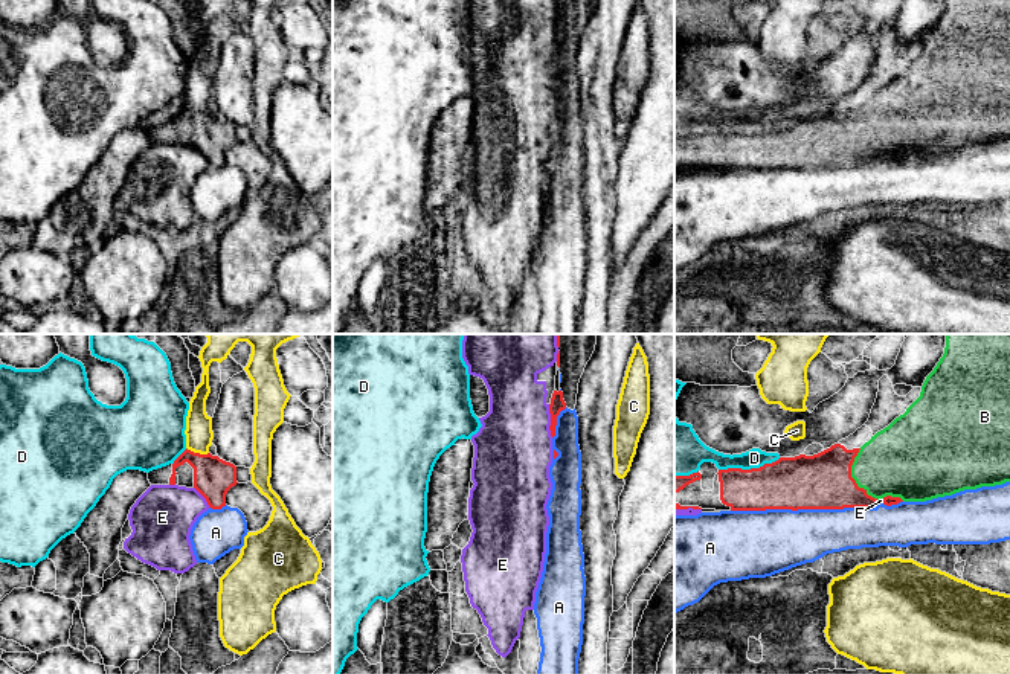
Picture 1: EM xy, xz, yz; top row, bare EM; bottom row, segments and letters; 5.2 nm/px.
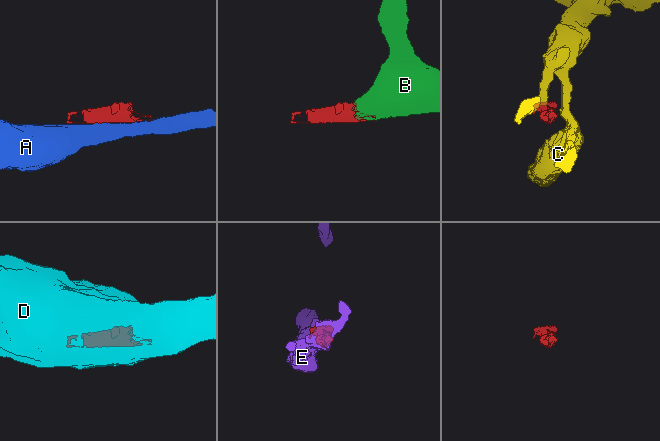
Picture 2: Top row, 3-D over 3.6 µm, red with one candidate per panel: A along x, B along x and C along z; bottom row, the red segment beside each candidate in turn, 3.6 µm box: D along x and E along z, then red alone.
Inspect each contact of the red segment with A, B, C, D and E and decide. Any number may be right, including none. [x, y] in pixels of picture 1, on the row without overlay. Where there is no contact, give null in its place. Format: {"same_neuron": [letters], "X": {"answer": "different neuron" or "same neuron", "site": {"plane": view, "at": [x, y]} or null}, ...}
{"same_neuron": ["B"], "A": {"answer": "different neuron", "site": {"plane": "yz", "at": [804, 166]}}, "B": {"answer": "same neuron", "site": {"plane": "yz", "at": [852, 136]}}, "C": {"answer": "different neuron", "site": {"plane": "xy", "at": [197, 112]}}, "D": {"answer": "different neuron", "site": {"plane": "yz", "at": [751, 127]}}, "E": {"answer": "different neuron", "site": {"plane": "xz", "at": [551, 80]}}}

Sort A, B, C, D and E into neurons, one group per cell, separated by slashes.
A / B / C / D / E

